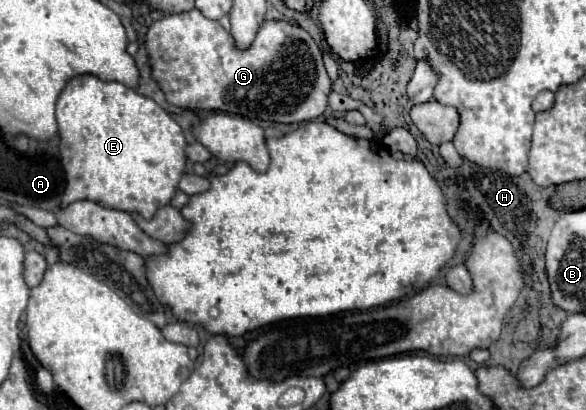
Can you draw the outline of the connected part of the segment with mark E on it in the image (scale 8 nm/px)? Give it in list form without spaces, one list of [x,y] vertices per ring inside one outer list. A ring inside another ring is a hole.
[[[76,76],[62,90],[56,104],[56,120],[60,130],[62,166],[66,172],[66,190],[62,206],[76,200],[90,200],[104,208],[136,212],[146,220],[170,204],[178,192],[178,182],[186,170],[186,138],[178,122],[160,108],[152,98],[146,98],[120,82],[102,82],[96,76]]]

